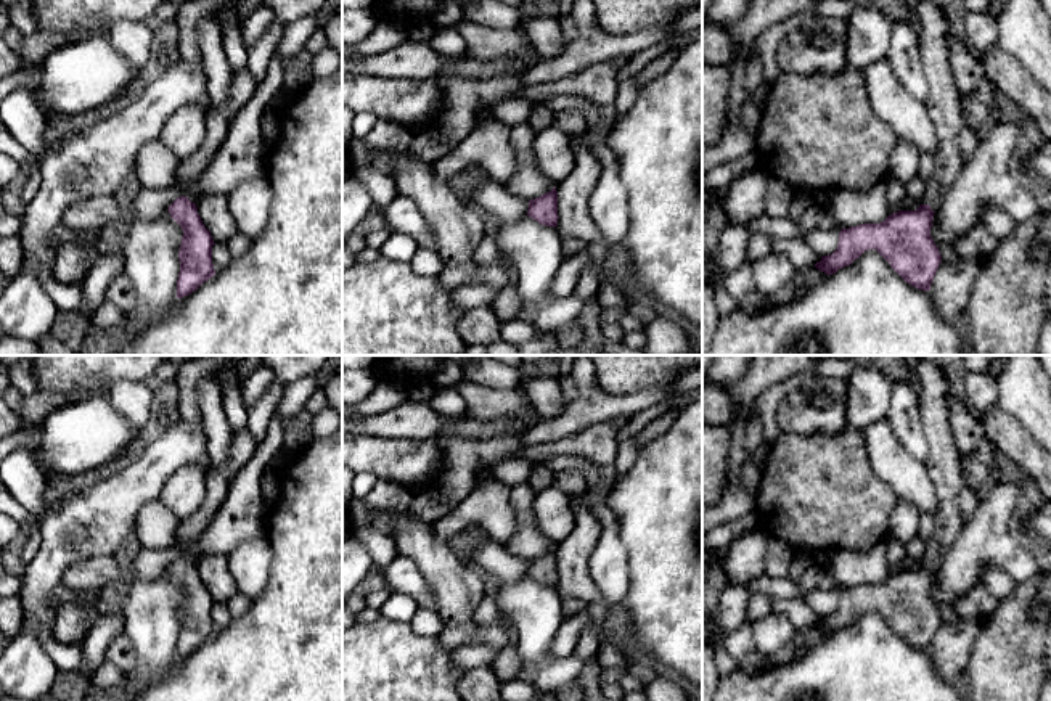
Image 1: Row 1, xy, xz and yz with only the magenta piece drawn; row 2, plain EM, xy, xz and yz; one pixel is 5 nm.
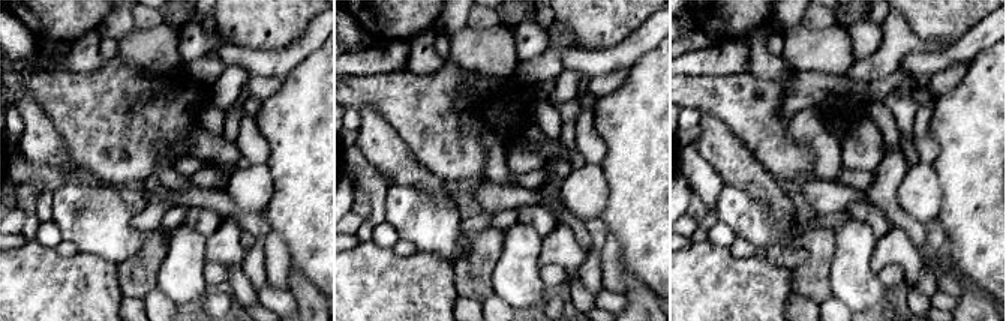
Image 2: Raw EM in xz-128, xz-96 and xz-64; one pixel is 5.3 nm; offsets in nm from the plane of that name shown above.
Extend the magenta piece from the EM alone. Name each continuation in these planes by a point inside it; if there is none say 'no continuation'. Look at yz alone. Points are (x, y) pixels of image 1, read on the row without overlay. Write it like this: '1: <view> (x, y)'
1: yz (944, 463)

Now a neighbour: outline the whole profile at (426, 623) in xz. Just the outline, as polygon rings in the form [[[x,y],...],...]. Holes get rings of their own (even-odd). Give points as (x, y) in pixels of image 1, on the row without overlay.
[[[418,608],[411,621],[408,622],[416,635],[439,637],[444,630],[444,622],[434,609]]]

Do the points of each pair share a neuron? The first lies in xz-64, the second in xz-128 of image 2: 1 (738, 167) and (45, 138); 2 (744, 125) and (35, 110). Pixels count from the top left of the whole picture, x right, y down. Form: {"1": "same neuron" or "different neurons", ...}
{"1": "same neuron", "2": "different neurons"}

